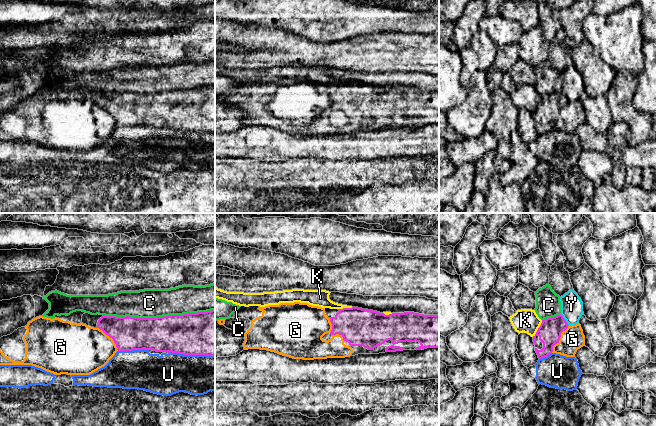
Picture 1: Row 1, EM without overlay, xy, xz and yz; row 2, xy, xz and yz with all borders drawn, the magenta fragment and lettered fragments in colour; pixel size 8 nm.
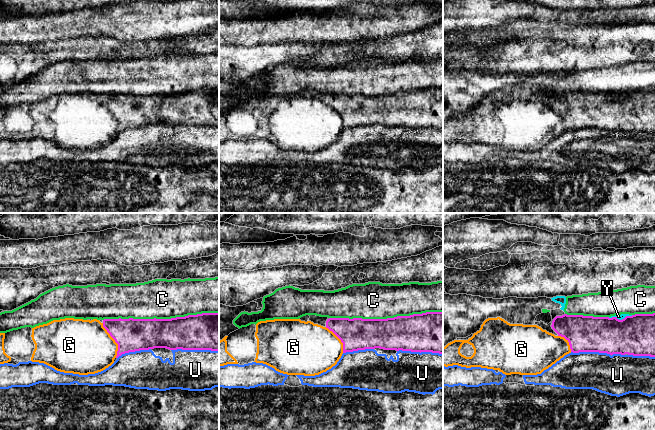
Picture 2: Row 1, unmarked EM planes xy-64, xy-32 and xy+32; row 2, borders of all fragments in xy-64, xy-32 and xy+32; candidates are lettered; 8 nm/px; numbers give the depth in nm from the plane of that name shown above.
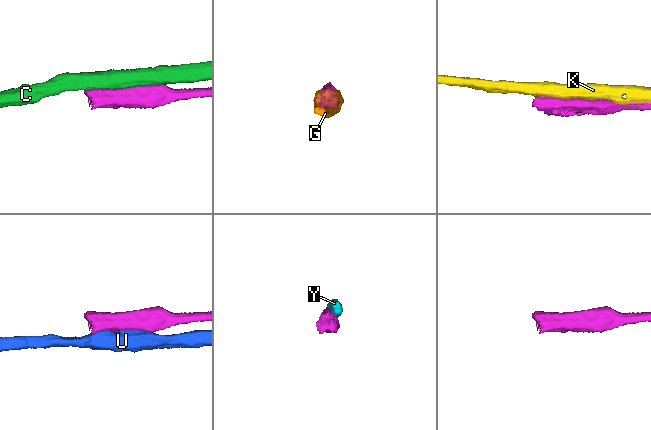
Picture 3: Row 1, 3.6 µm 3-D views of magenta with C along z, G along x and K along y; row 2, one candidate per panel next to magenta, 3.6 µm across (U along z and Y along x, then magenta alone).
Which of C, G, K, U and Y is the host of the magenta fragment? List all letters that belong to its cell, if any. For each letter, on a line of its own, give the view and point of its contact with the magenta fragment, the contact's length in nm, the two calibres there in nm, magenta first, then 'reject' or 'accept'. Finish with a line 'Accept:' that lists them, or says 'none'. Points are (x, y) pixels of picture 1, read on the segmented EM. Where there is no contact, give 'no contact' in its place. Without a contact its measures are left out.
C: contact xy (158, 317); length 900 nm; calibres 320 and 240 nm; reject
G: contact yz (559, 339); length 260 nm; calibres 190 and 190 nm; accept
K: contact yz (538, 328); length 160 nm; calibres 190 and 190 nm; reject
U: contact xy (191, 354); length 380 nm; calibres 360 and 320 nm; reject
Y: contact yz (565, 320); length 120 nm; calibres 190 and 180 nm; reject
Accept: G

